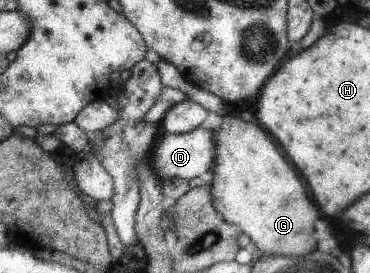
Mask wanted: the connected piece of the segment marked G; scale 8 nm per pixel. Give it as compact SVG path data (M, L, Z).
M237 115L222 118L223 122L215 129L217 157L212 181L217 211L229 223L242 228L252 241L251 247L258 248L263 255L303 257L317 251L315 221L321 213L295 167L291 167L281 151L275 151L277 143L258 121L246 122Z

